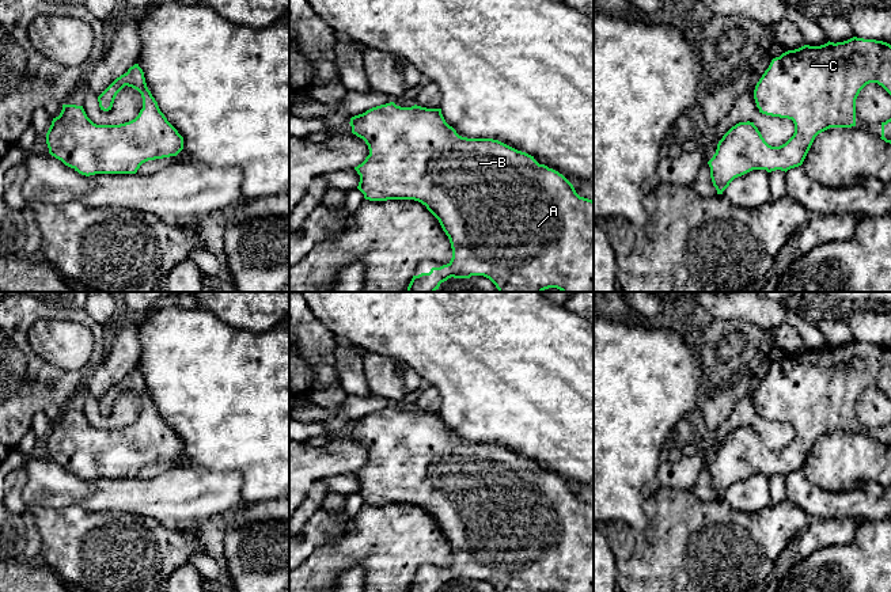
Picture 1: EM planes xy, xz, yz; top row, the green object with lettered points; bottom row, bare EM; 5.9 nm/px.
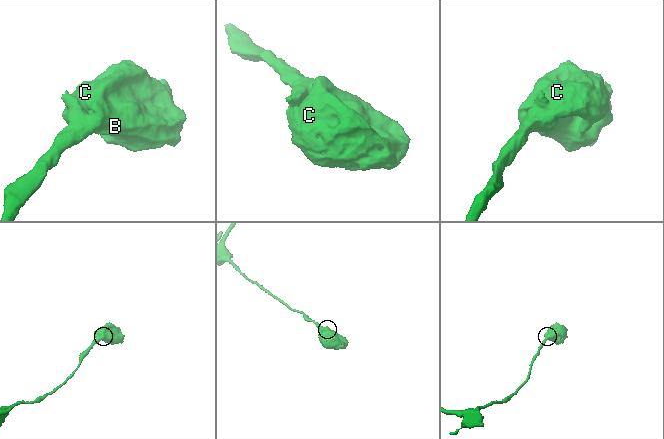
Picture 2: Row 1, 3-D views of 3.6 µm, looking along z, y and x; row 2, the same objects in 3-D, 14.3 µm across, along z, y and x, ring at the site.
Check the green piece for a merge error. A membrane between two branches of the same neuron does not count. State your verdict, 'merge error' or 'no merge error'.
no merge error

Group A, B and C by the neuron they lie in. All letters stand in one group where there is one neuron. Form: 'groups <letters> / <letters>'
groups A B C

